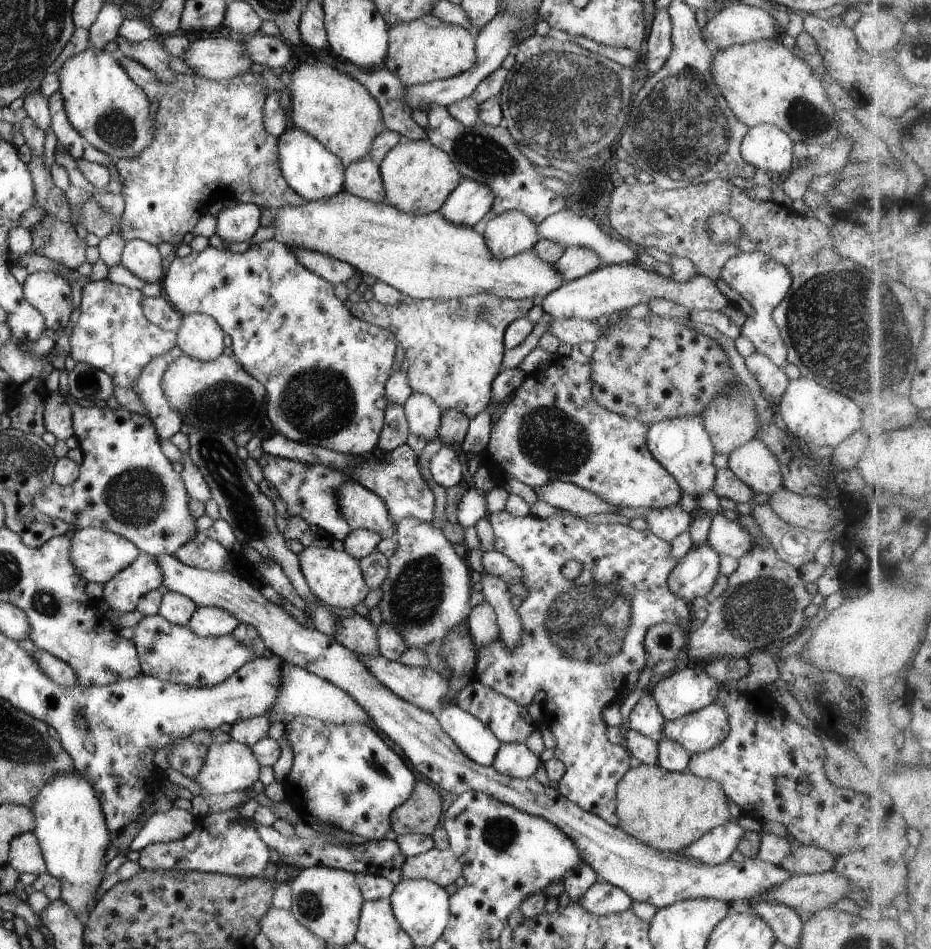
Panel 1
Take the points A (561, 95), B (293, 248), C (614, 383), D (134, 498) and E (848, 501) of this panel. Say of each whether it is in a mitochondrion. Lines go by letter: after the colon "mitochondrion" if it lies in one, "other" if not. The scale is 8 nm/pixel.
A: mitochondrion
B: other
C: other
D: mitochondrion
E: other

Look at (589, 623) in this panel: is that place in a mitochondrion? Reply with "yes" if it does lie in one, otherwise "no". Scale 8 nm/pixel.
yes

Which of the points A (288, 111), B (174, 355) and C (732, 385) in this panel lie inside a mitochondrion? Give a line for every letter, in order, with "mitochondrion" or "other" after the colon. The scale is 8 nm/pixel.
A: other
B: other
C: other

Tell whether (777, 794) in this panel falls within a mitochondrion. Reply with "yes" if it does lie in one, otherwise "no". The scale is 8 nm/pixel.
no

